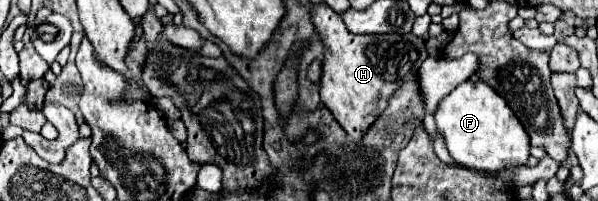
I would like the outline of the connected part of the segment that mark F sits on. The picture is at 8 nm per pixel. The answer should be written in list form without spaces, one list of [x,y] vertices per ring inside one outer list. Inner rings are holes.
[[[467,80],[447,94],[435,108],[437,130],[445,138],[449,154],[467,168],[503,170],[523,166],[529,158],[529,138],[513,110],[483,80]]]

